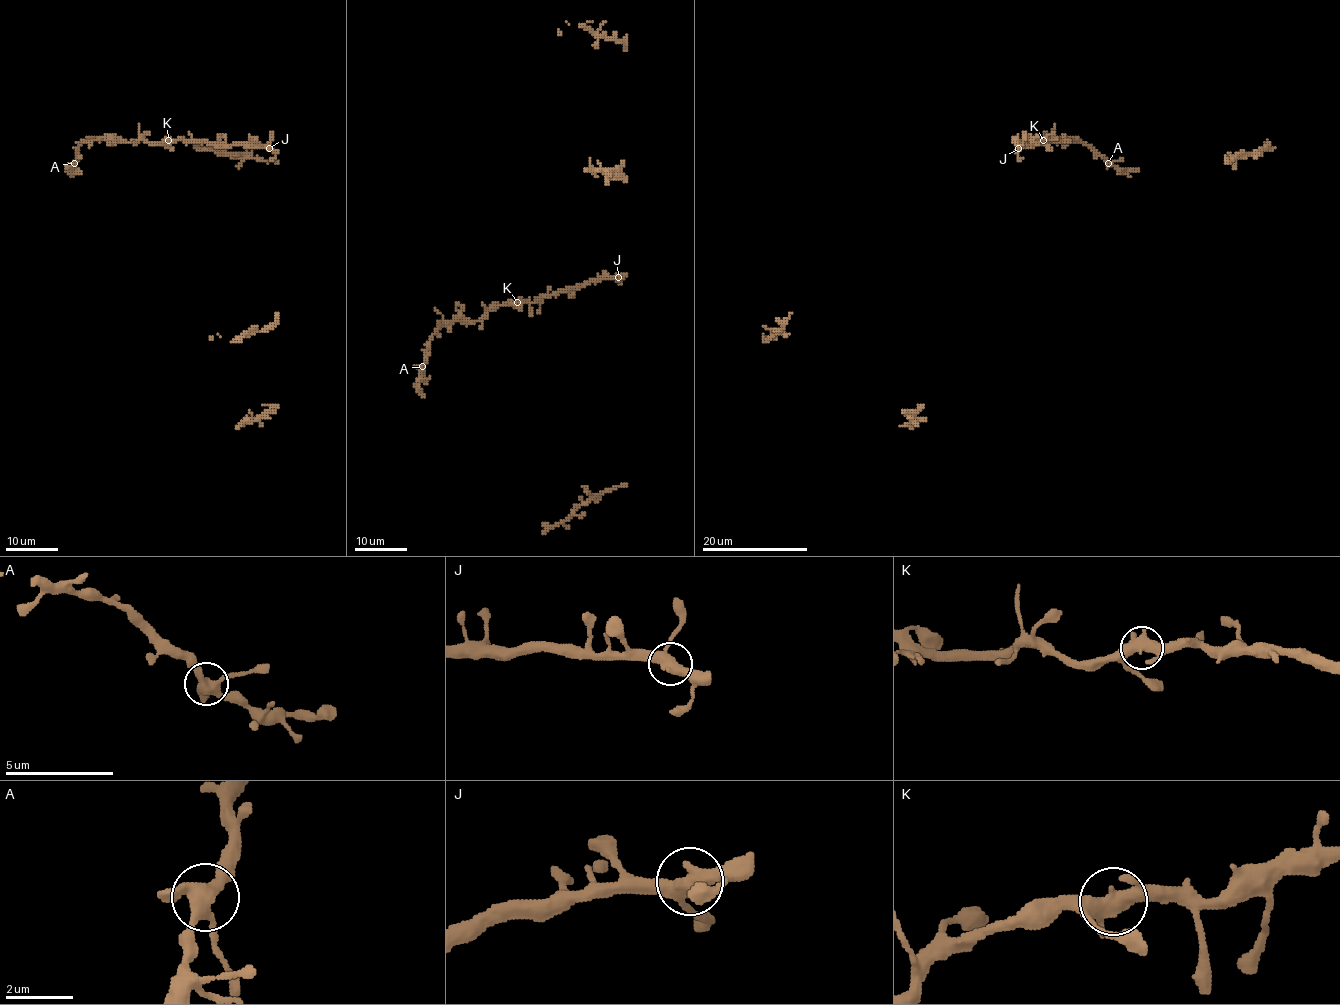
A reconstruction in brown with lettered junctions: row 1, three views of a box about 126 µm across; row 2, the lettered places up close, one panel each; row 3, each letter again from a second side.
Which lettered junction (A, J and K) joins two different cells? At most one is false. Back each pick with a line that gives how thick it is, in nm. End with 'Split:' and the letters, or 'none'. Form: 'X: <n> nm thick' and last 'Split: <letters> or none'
Split: none

